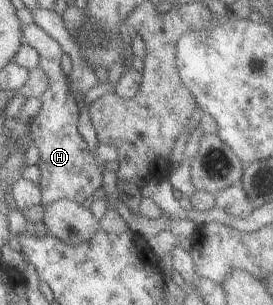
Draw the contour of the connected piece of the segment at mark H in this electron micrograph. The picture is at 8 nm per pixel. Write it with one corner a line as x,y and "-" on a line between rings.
36,23
21,29
21,43
36,50
39,60
37,66
48,78
46,89
40,94
40,111
29,123
31,145
38,149
38,161
35,163
39,171
38,187
41,204
48,204
57,199
69,199
81,204
84,199
92,196
102,181
102,167
94,160
92,153
86,148
76,130
78,107
74,97
70,95
67,78
60,70
60,59
63,54
61,47
53,37
46,35

